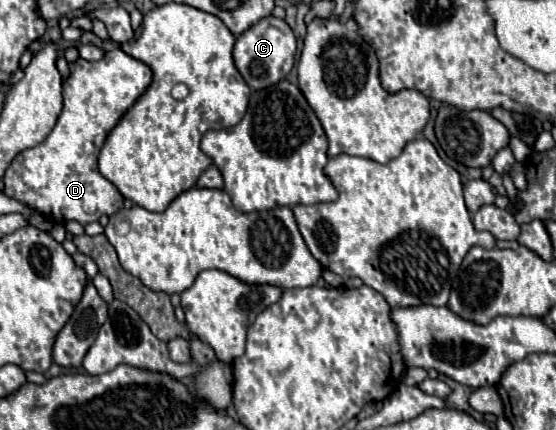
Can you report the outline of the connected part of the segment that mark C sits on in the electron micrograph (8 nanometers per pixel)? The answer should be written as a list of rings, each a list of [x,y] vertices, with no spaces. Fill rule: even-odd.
[[[265,17],[259,23],[255,23],[249,31],[237,37],[235,49],[233,49],[233,59],[235,67],[243,75],[245,83],[253,89],[267,89],[271,85],[277,85],[279,81],[287,79],[289,71],[295,65],[295,51],[297,51],[297,41],[291,31],[291,27],[277,17]]]

